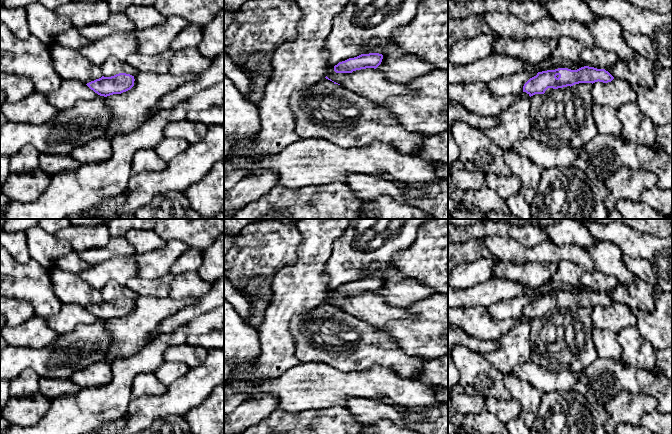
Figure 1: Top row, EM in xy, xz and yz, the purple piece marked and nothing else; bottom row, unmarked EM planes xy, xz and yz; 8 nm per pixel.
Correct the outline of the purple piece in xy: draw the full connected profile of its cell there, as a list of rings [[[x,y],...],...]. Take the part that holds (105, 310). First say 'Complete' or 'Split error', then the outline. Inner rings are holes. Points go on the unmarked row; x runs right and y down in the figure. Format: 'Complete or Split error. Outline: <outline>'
Complete. Outline: [[[119,297],[111,301],[102,300],[86,309],[100,320],[121,318],[134,310],[134,300],[126,297]]]

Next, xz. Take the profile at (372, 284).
Complete. Outline: [[[379,277],[361,278],[339,286],[334,290],[334,295],[336,297],[352,297],[353,295],[366,292],[376,293],[381,288],[382,283],[383,279]]]

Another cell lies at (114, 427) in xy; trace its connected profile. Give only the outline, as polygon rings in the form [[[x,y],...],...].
[[[119,418],[112,422],[104,423],[98,429],[93,430],[89,434],[118,434],[118,432],[124,427],[124,418]]]

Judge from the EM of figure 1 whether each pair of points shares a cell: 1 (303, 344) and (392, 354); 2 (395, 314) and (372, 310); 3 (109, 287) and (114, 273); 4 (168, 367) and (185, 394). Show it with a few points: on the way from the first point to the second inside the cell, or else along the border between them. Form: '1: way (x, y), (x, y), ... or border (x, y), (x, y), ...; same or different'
1: way (325, 357), (333, 359), (361, 359), (370, 357); same
2: way (389, 313), (378, 313); same
3: border (124, 284), (108, 281), (99, 290); different
4: border (189, 368), (182, 376), (167, 386); different

